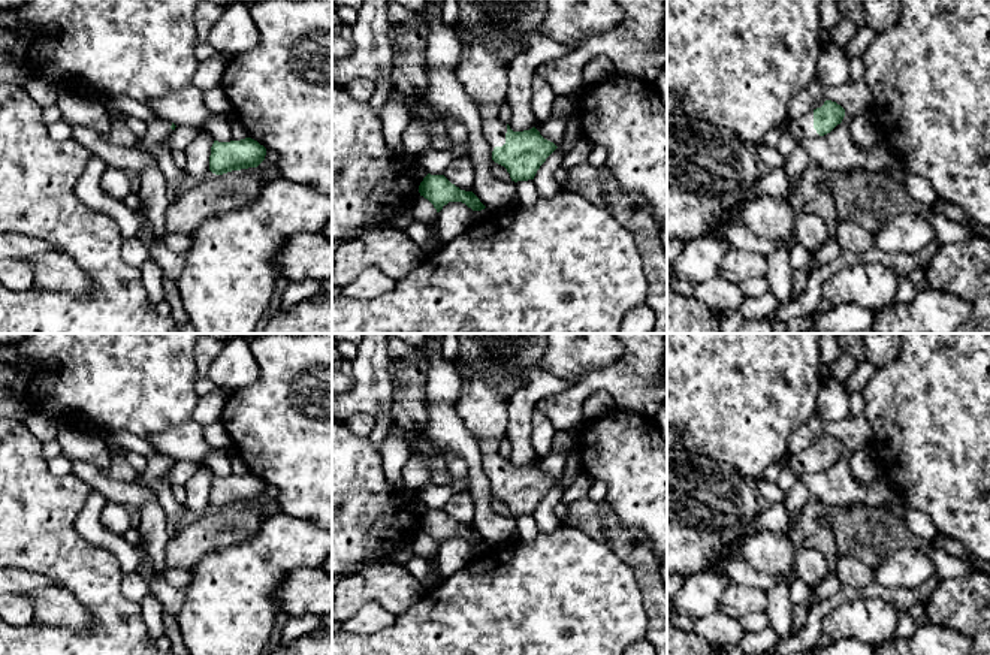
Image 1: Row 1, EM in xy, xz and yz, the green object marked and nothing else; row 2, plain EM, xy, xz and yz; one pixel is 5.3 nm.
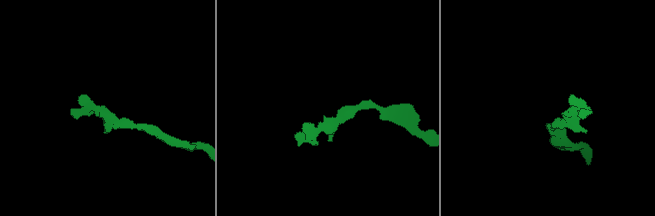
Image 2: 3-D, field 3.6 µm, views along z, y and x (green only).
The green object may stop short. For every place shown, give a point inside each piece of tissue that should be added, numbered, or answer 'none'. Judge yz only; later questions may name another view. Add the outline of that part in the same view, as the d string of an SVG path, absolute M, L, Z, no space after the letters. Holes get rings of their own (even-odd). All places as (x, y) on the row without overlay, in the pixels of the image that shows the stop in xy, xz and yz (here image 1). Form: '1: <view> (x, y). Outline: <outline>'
1: yz (802, 462). Outline: M814 446L796 455L787 456L787 465L797 477L820 471L814 464Z

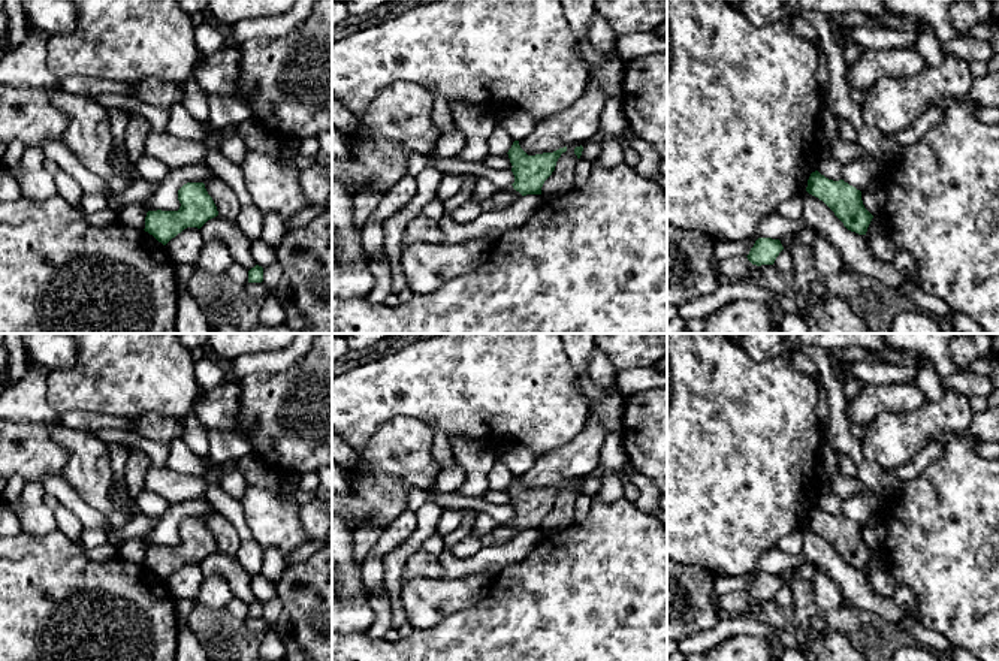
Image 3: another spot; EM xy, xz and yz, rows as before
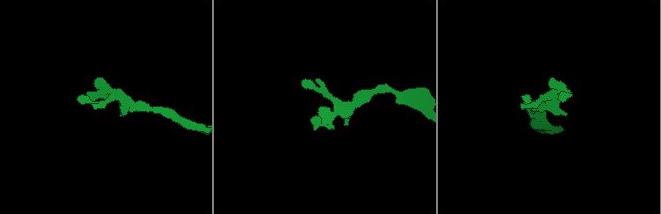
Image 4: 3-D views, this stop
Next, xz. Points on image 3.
1: xz (506, 531). Outline: M513 520L502 523L494 529L494 537L501 541L510 541L514 538L522 529L513 523Z

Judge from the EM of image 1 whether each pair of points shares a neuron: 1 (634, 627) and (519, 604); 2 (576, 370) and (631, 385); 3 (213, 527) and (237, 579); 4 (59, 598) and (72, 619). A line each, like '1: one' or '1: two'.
1: one
2: two
3: two
4: one

